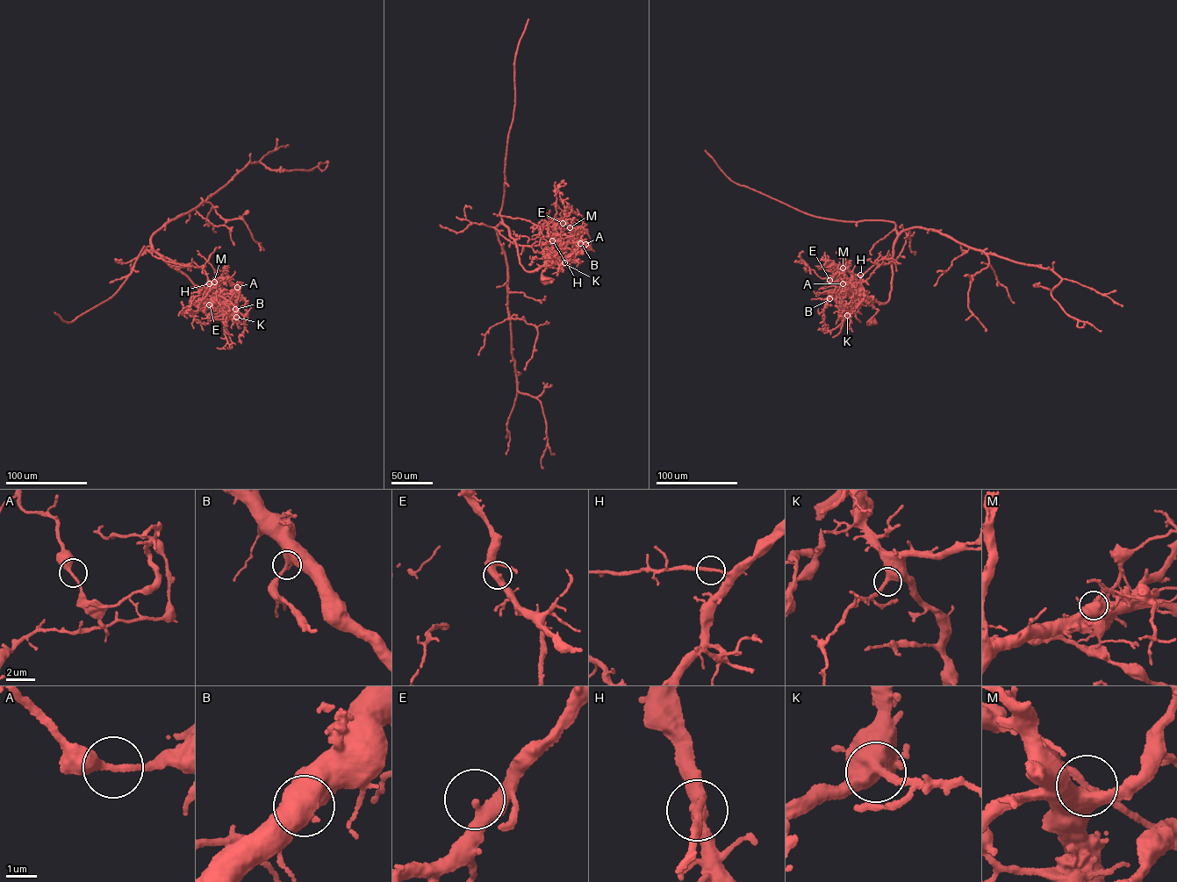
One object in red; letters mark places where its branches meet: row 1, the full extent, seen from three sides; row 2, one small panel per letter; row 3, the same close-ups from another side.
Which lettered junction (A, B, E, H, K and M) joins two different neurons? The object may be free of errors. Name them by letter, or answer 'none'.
M

